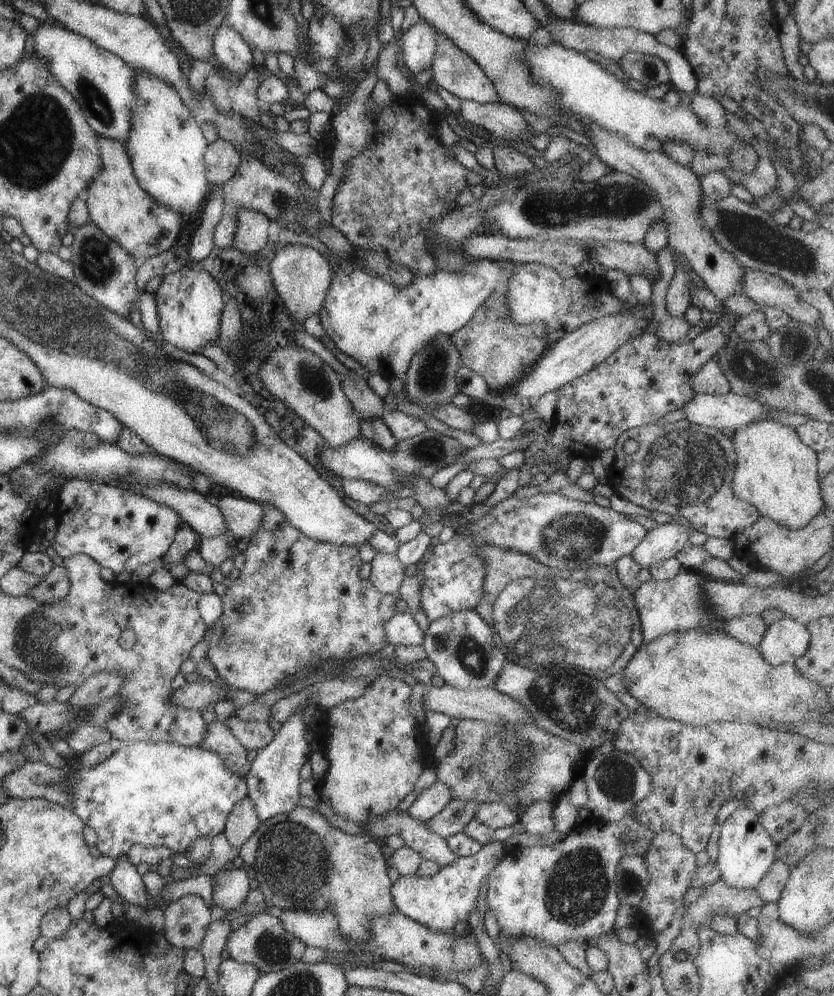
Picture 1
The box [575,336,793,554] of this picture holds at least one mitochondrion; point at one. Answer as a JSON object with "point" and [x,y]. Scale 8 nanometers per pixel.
{"point":[685,465]}

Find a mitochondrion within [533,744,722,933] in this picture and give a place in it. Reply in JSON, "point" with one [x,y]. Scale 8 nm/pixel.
{"point":[578,885]}

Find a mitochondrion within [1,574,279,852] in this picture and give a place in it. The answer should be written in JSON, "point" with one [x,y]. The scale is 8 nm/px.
{"point":[36,641]}

